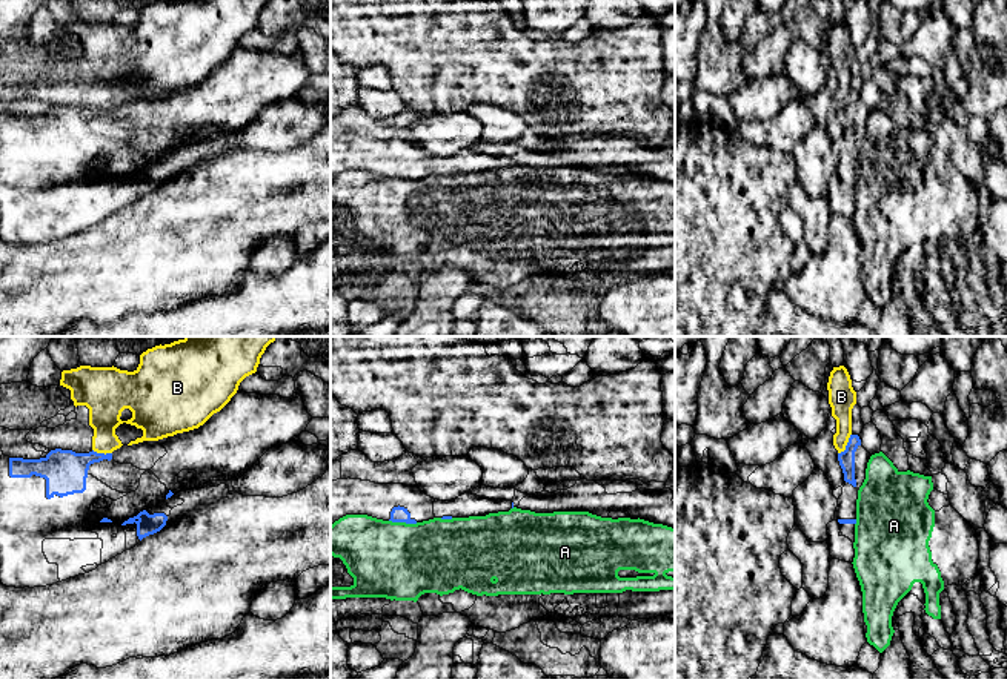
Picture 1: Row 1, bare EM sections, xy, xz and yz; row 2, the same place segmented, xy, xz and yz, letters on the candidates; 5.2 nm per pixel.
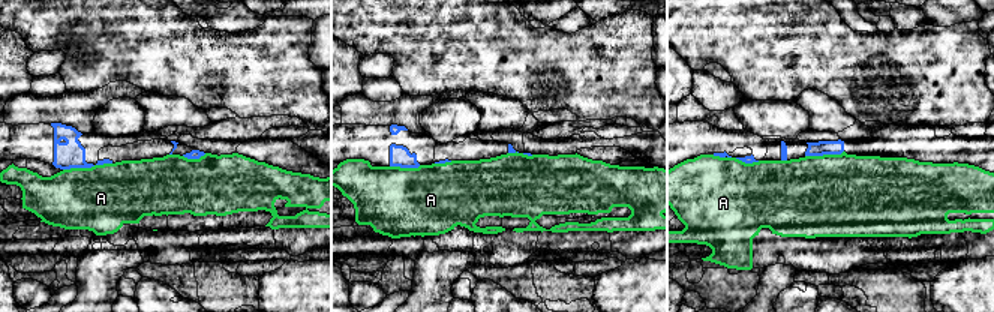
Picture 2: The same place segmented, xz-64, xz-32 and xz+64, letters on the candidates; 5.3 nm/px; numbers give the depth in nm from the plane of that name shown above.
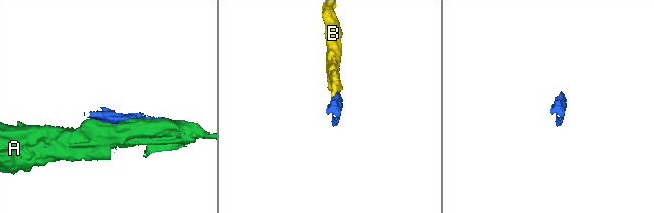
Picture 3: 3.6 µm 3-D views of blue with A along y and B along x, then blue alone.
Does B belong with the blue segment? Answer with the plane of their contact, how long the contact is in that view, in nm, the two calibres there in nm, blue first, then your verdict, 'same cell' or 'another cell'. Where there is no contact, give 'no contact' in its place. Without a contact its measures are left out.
meets blue in yz; contact 130 nm long; 90 nm thick on the blue side, 140 nm on the other; another cell

